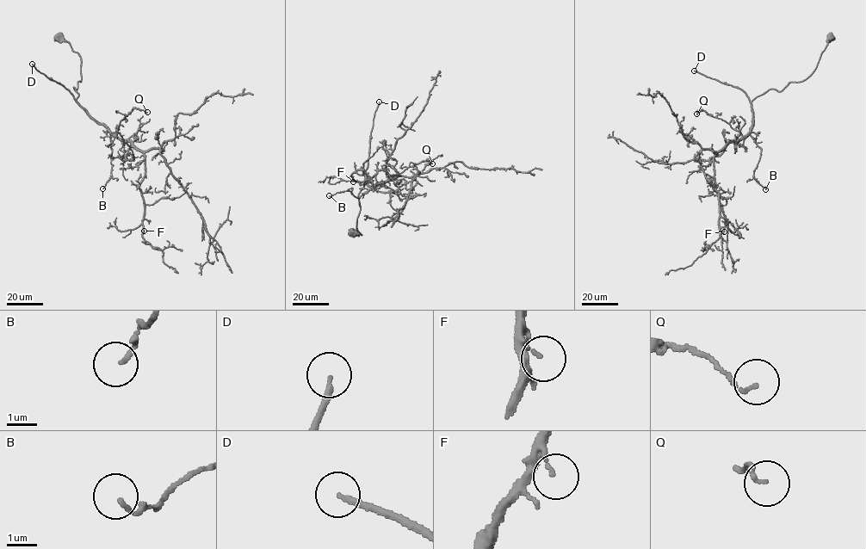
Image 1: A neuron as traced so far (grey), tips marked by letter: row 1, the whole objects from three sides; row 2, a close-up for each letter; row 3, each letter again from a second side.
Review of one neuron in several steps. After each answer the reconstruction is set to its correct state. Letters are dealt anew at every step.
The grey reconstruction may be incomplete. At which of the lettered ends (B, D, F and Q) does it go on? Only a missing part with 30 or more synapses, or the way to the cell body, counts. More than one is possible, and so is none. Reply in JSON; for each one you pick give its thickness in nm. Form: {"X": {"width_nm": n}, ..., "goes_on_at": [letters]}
{"D": {"width_nm": 180}, "goes_on_at": ["D"]}

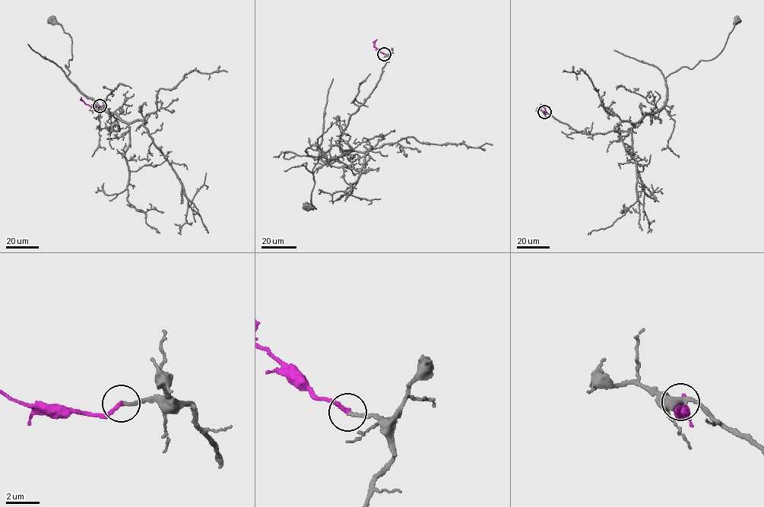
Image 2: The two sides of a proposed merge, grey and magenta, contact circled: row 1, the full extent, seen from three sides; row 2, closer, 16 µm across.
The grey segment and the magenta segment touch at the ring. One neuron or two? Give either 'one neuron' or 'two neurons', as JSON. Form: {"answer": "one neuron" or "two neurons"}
{"answer": "one neuron"}

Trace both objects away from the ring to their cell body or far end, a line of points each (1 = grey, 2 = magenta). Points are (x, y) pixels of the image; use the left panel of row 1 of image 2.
1: (99, 106), (107, 106), (119, 130), (112, 129), (115, 115), (100, 109), (68, 77), (71, 37), (52, 20)
2: (99, 106), (87, 104), (81, 97)

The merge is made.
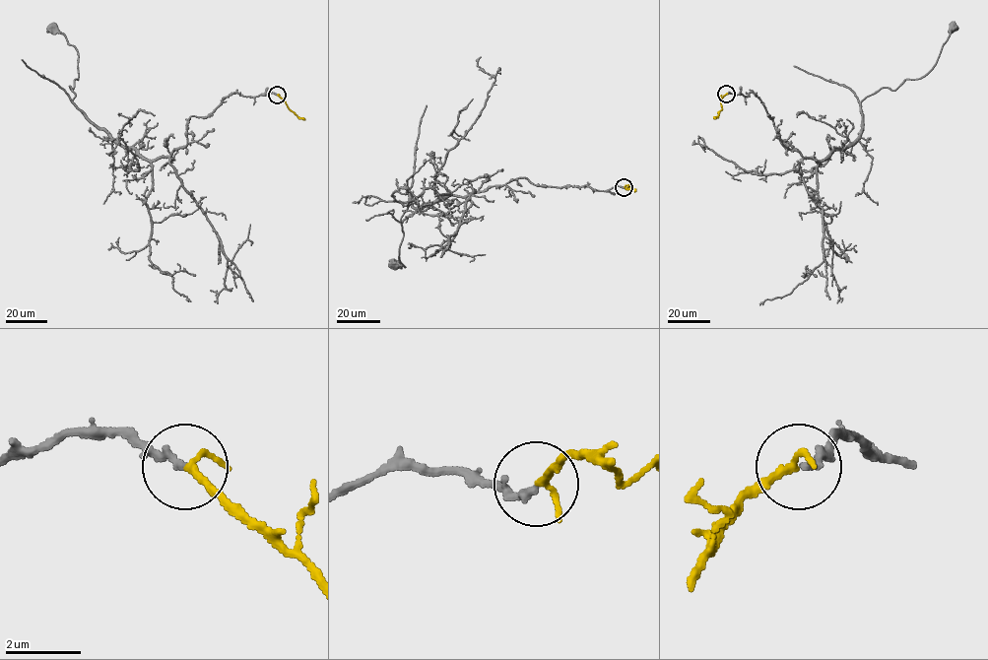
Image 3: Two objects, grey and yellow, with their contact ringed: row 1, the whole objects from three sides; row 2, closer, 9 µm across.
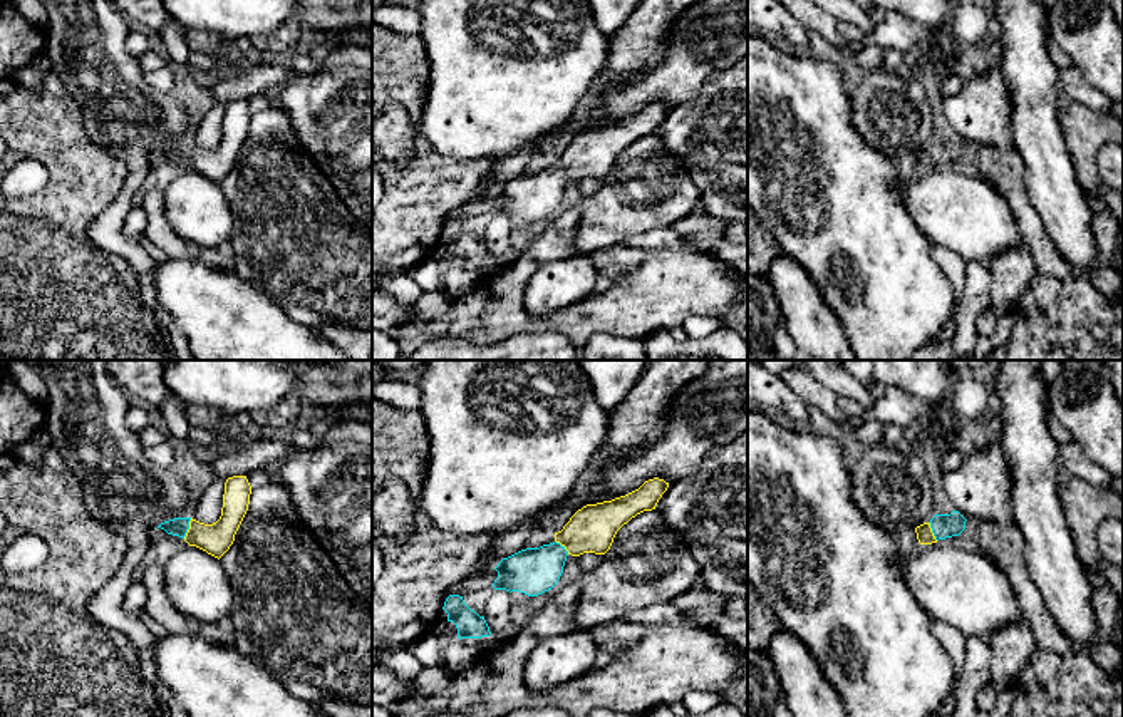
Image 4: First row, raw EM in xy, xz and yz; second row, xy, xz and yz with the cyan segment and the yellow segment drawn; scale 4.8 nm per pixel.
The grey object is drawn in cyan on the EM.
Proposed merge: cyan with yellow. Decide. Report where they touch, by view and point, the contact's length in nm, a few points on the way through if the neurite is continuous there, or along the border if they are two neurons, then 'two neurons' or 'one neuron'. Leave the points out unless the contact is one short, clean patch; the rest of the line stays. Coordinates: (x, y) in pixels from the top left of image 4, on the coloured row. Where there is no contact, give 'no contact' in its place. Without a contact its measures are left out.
contact xy (188, 528); length 110 nm; way xy (178, 526), (188, 528), (198, 535), (217, 538); one neuron

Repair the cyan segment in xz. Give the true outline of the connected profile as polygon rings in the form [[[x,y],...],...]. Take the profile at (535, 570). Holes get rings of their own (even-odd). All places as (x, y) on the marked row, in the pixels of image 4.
[[[654,477],[625,496],[583,506],[562,531],[555,533],[553,543],[503,558],[494,568],[498,578],[491,586],[528,596],[551,590],[563,573],[568,555],[605,555],[617,531],[637,514],[655,509],[667,487],[669,482]]]

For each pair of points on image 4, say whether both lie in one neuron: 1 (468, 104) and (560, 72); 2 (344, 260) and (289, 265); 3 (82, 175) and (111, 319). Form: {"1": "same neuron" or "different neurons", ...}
{"1": "same neuron", "2": "same neuron", "3": "same neuron"}

